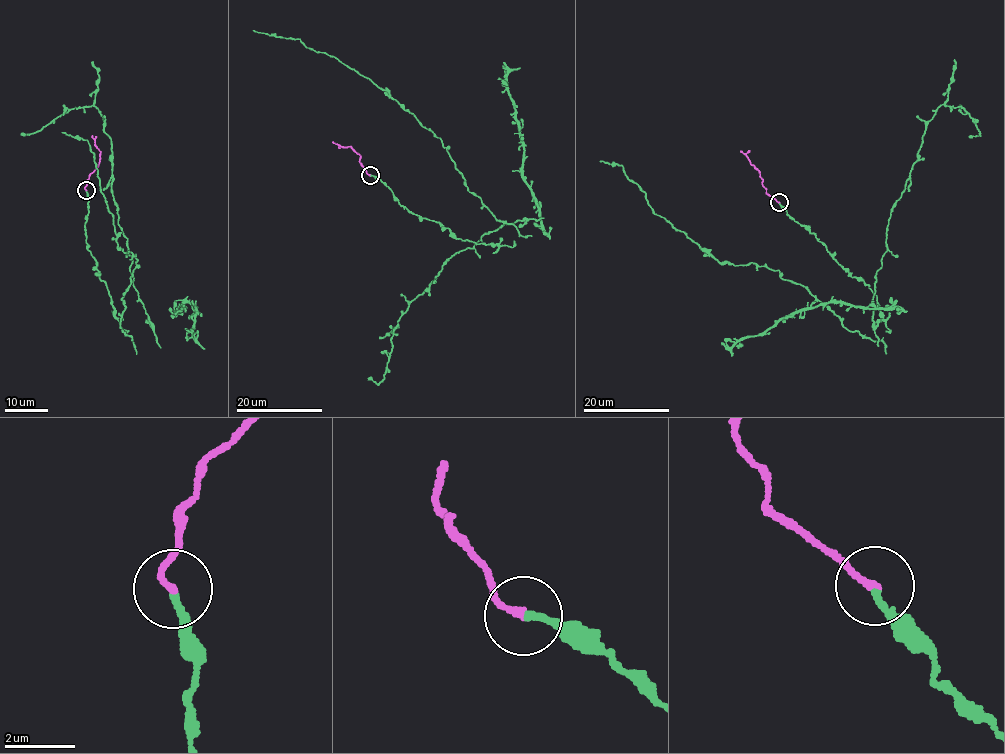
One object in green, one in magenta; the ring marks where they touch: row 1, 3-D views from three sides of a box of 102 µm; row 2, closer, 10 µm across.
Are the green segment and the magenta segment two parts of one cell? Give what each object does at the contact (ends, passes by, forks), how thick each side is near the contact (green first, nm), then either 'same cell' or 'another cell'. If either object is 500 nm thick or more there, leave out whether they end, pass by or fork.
green ends there; magenta ends there; 200 nm thick on the green side, 200 nm on the other; same cell

